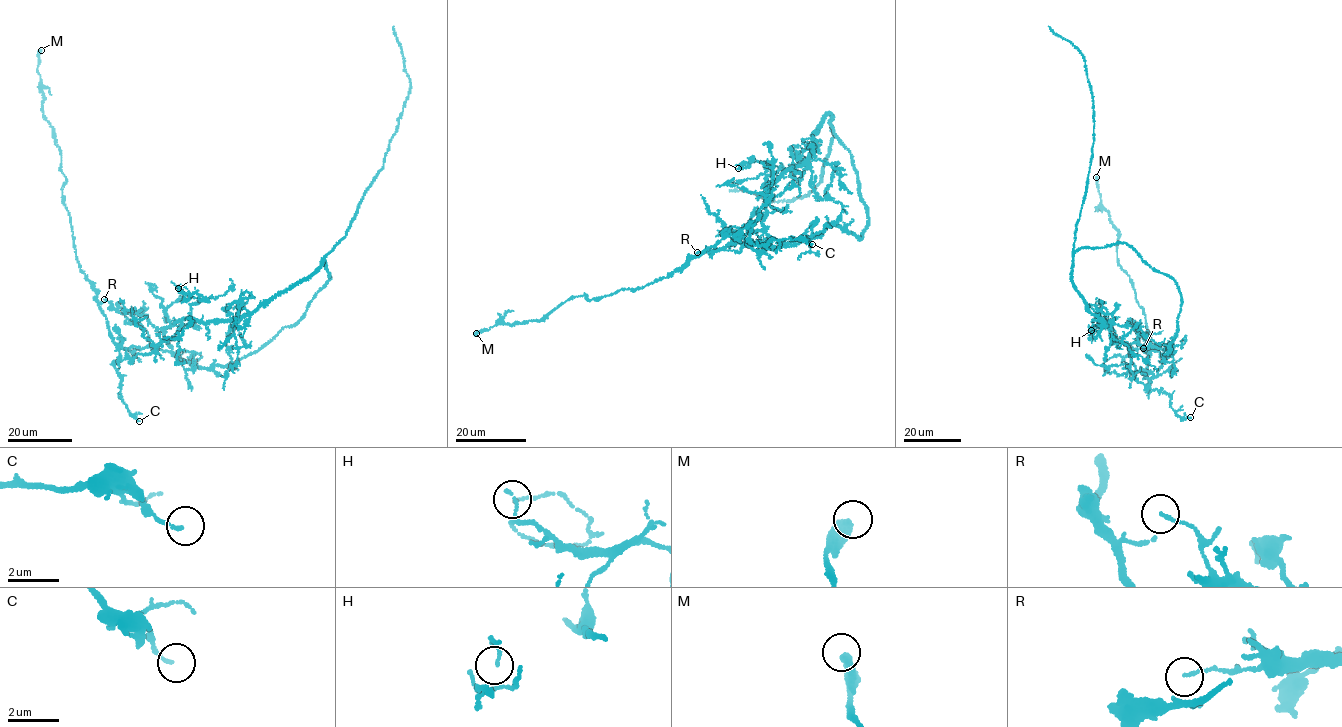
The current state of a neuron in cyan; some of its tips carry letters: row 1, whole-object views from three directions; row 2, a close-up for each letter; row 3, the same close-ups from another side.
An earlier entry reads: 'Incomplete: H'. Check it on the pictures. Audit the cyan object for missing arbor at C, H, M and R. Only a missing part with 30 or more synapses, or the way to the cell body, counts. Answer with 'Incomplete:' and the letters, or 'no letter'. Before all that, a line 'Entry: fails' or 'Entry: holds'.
Entry: fails
Incomplete: no letter

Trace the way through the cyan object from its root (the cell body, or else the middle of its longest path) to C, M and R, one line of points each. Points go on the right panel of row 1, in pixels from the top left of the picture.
C: (1131, 343), (1126, 343), (1134, 363), (1135, 379), (1169, 395), (1170, 407), (1182, 419), (1190, 417)
M: (1131, 343), (1173, 354), (1149, 379), (1145, 314), (1133, 281), (1118, 263), (1118, 230), (1101, 205), (1096, 177)
R: (1131, 343), (1153, 345), (1173, 354), (1163, 358), (1155, 349), (1158, 348), (1148, 351), (1143, 348)

